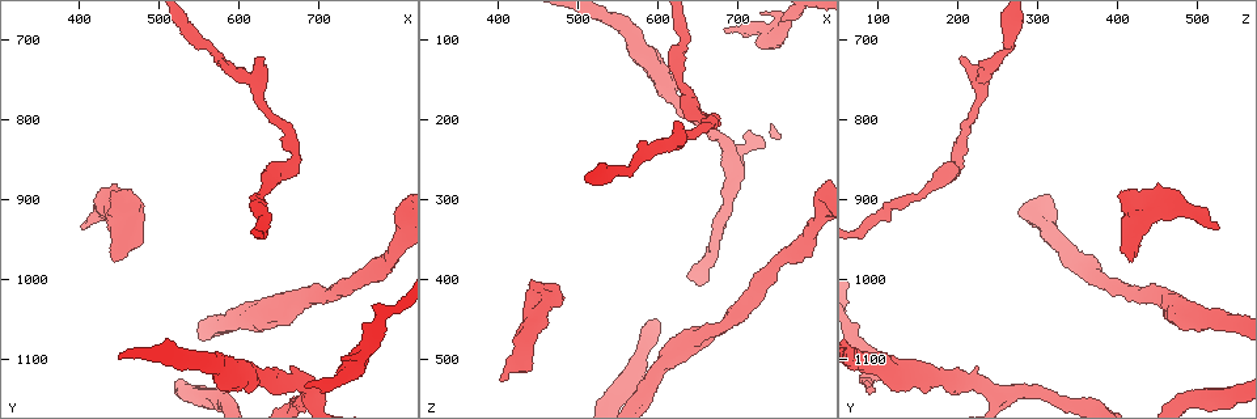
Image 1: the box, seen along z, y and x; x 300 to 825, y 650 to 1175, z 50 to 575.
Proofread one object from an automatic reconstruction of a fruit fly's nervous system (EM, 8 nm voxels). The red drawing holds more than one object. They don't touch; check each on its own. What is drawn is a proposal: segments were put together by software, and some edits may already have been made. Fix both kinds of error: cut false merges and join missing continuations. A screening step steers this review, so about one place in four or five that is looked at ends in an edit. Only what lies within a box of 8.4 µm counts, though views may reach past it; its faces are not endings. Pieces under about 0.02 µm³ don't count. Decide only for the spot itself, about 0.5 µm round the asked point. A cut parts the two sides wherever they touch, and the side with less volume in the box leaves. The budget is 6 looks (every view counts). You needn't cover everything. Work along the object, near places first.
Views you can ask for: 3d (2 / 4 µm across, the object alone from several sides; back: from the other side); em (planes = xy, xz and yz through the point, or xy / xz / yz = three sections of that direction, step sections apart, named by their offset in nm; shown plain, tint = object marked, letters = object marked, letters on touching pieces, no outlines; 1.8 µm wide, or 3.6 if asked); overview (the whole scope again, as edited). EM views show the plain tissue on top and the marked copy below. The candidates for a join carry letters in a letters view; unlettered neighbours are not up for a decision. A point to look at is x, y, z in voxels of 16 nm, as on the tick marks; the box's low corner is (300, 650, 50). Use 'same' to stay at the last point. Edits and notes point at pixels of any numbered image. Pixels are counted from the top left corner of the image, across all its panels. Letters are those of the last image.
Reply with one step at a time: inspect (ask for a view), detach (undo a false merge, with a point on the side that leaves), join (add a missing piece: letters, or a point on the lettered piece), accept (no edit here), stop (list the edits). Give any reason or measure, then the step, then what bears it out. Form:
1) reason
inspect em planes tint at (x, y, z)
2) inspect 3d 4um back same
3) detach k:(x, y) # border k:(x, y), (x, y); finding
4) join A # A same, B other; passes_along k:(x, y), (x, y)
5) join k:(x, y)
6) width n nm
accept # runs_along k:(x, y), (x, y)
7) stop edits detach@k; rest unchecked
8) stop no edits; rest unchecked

sharp bend
inspect 3d 2um at (655, 865, 200)

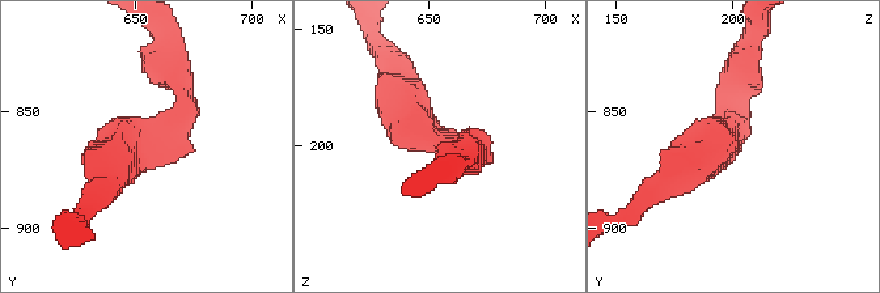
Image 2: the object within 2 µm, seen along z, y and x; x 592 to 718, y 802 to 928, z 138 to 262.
arm_widths 190, 200 nm
inspect em planes letters at (656, 864, 197)

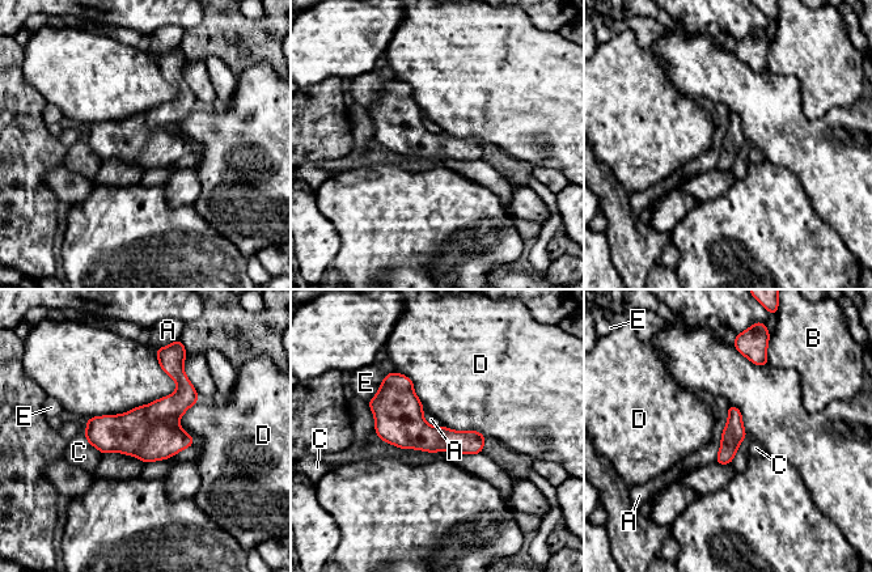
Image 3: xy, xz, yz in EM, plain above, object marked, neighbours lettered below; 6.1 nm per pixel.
accept # A other, B other, C other, D other, E other; all the same cell

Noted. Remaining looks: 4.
an open end
inspect 3d 4um at (620, 720, 200)

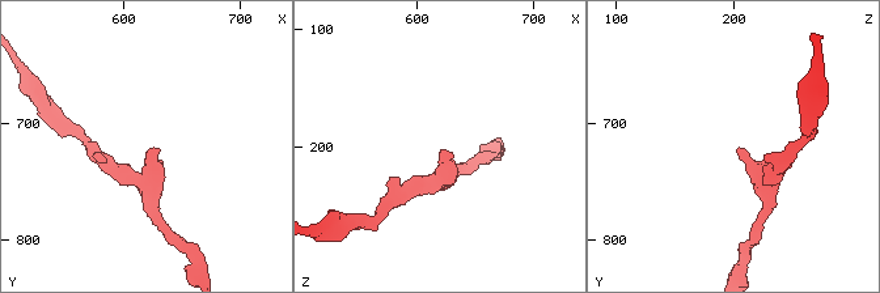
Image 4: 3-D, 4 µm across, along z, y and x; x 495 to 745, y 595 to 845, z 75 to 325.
inspect em planes letters at (622, 726, 200)

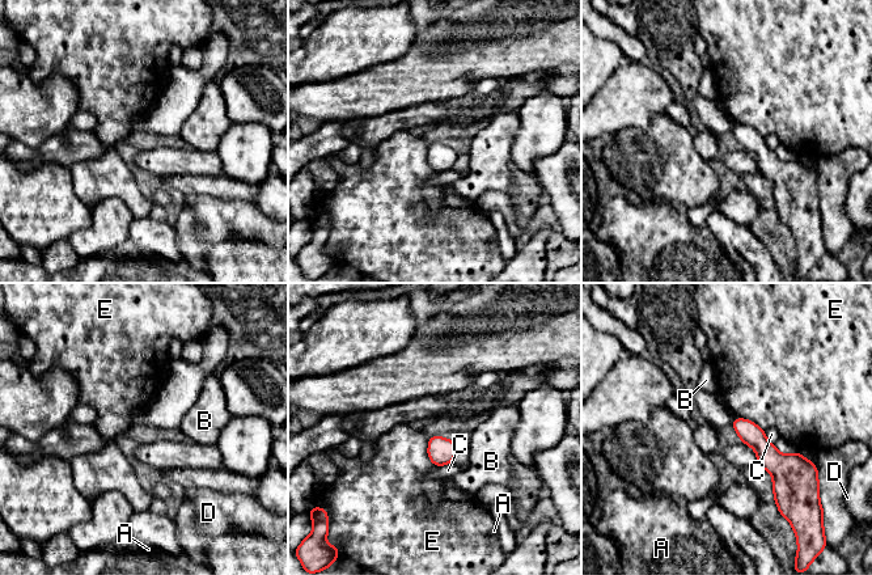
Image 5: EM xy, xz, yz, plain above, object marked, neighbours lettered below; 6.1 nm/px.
accept # A other, B other, C other, D other, E other; border 5:(427, 439), (427, 456), (436, 465); no lettered piece goes on from it

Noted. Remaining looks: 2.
branch stops here
inspect 3d 2um at (445, 975, 410)

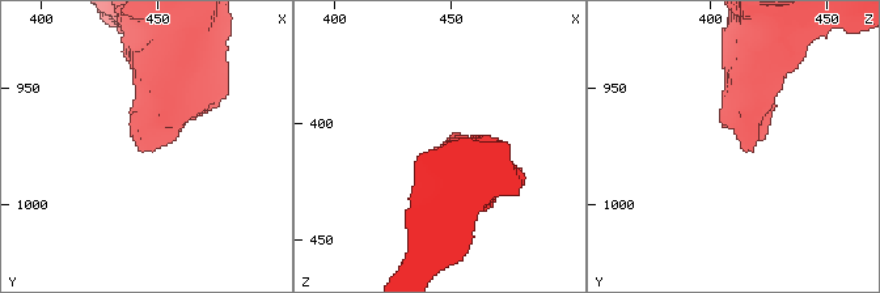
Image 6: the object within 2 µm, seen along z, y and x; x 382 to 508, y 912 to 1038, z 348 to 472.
shape alone is not enough
inspect em 3.6um planes letters at (442, 976, 414)

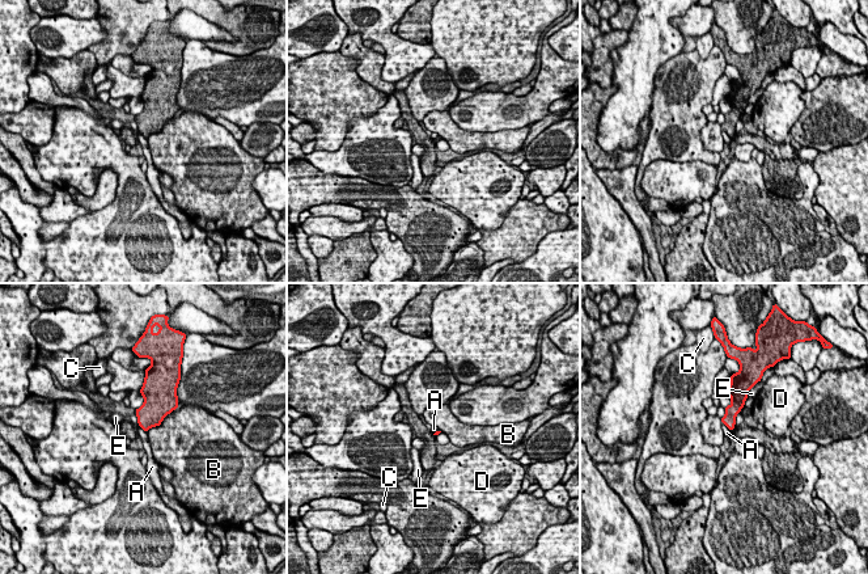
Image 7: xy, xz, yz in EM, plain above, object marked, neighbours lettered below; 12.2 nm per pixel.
accept # A other, B other, C other, D other, E other; none of them fits

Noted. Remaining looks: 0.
stop no edits; rest unchecked

